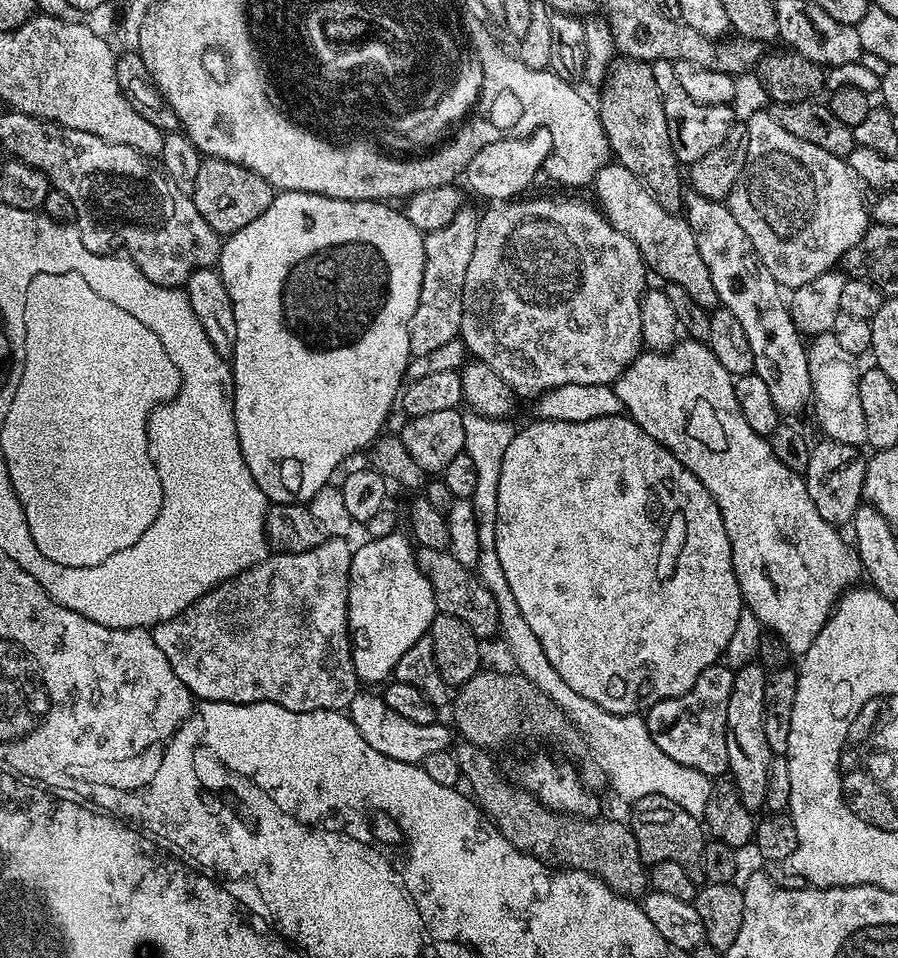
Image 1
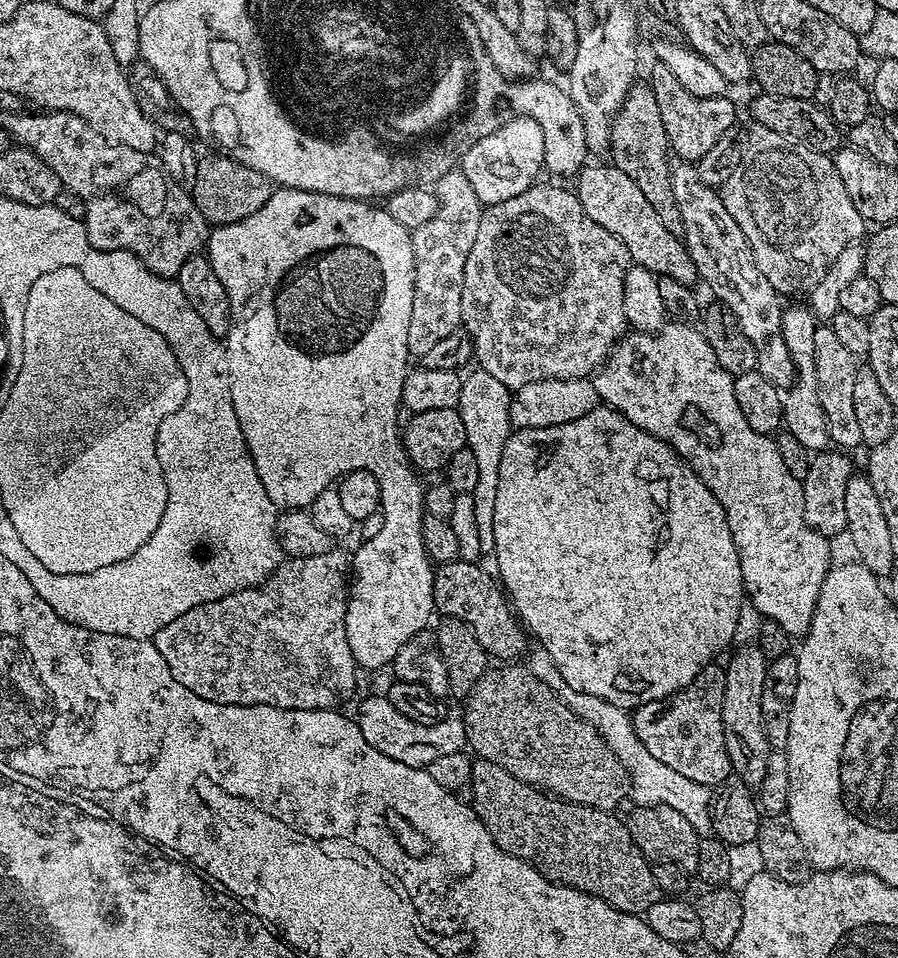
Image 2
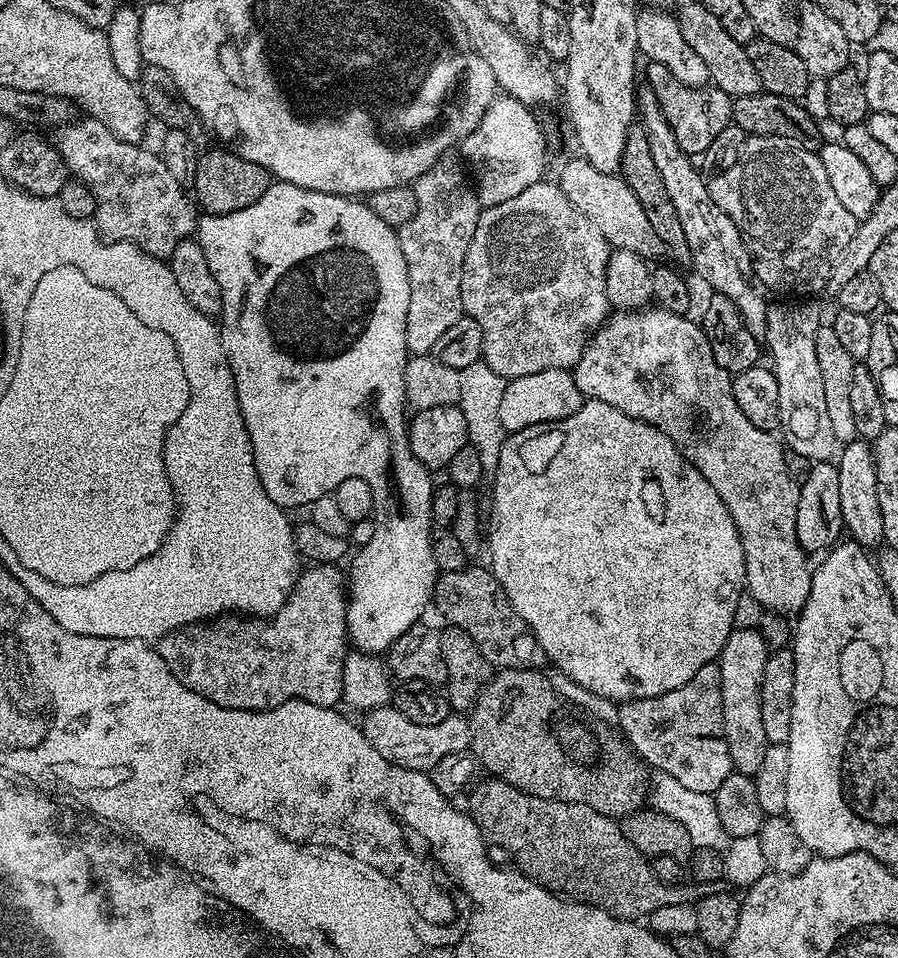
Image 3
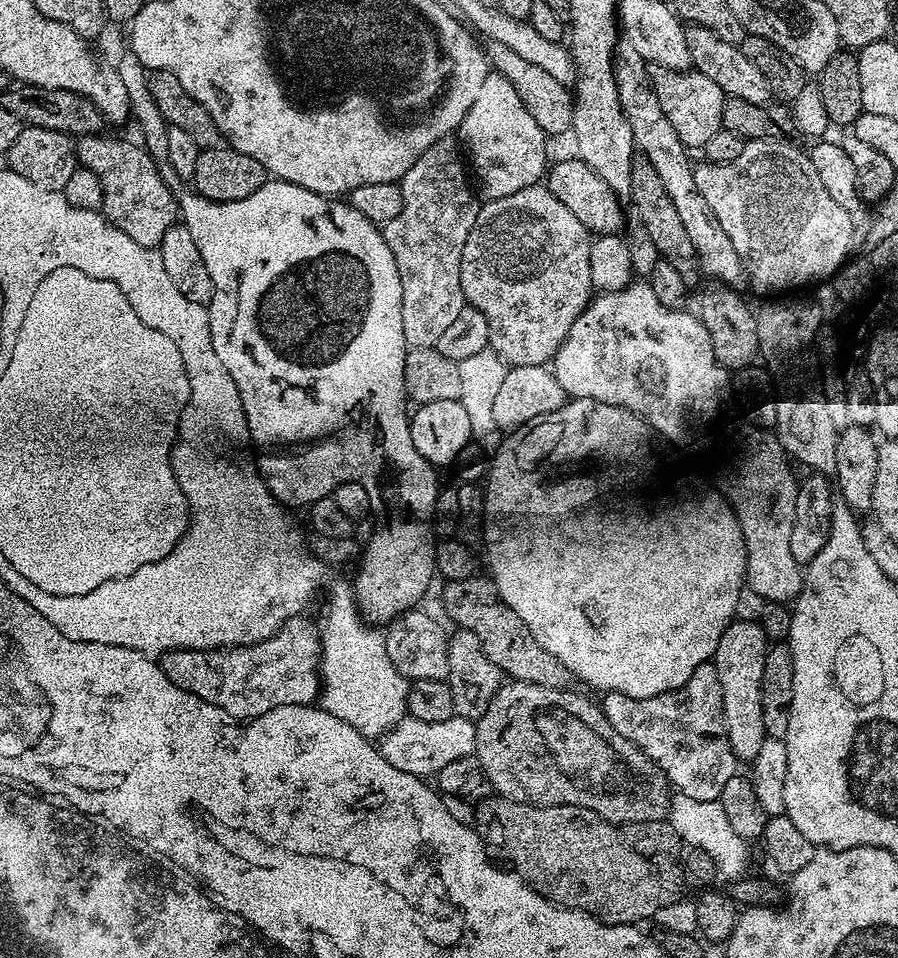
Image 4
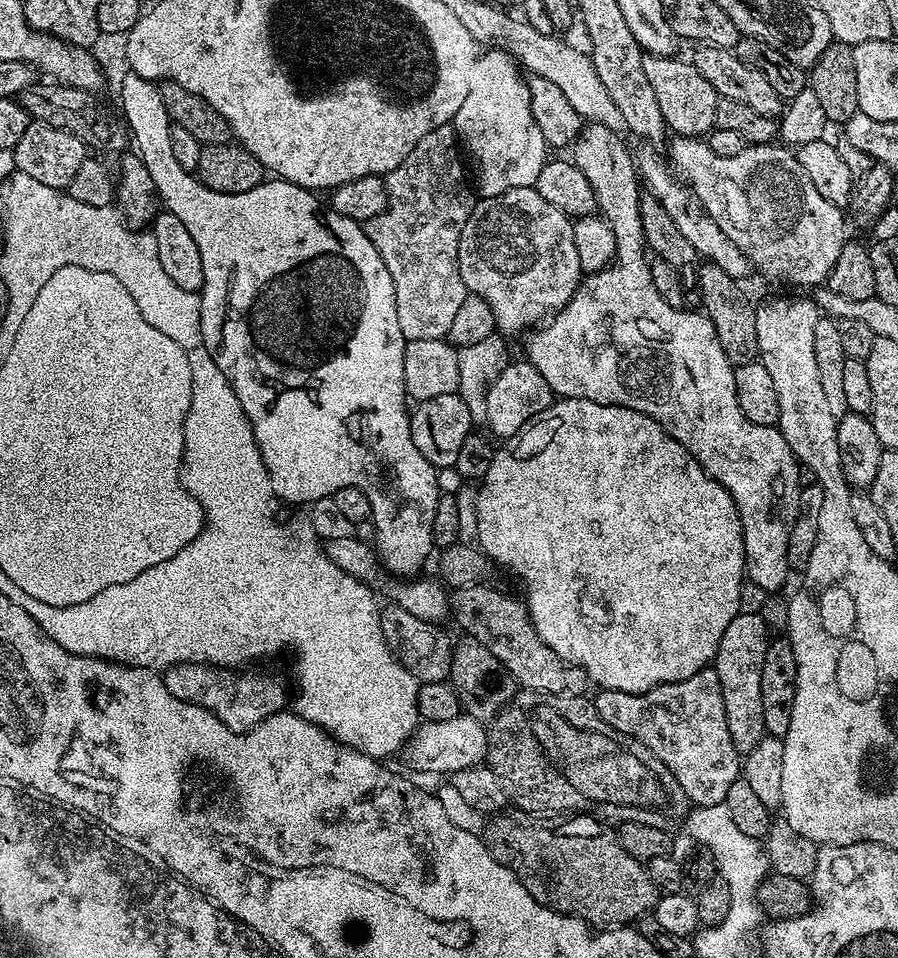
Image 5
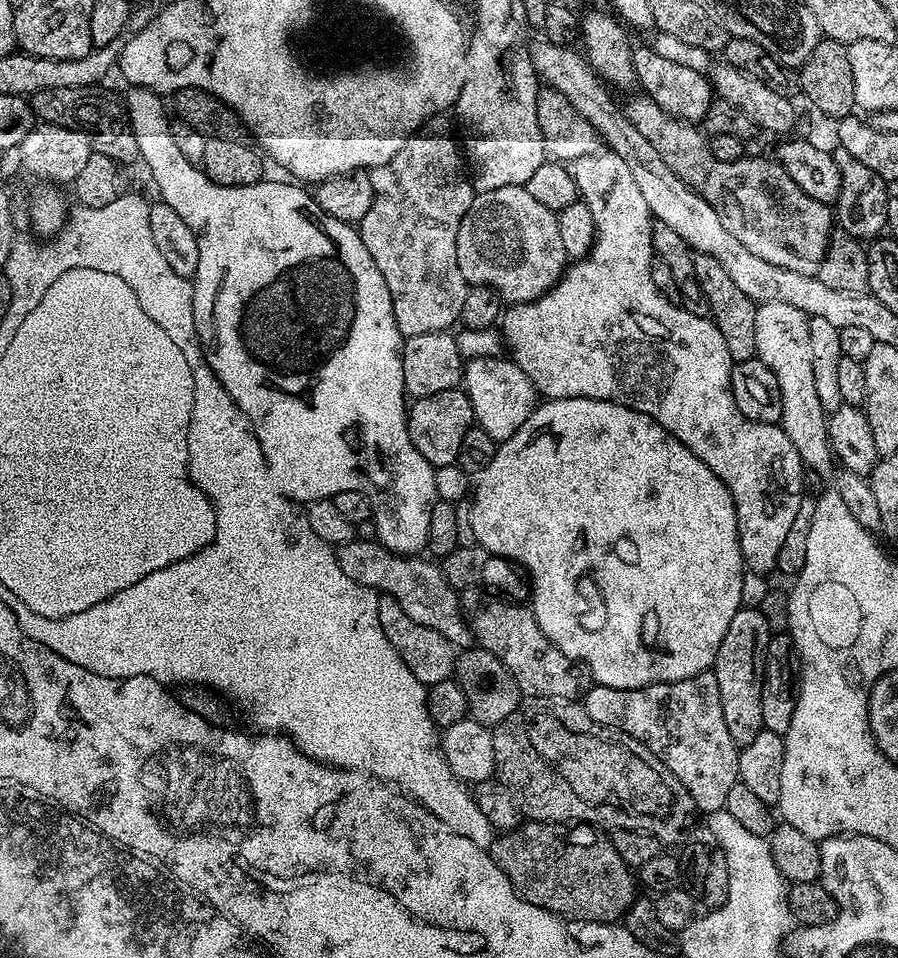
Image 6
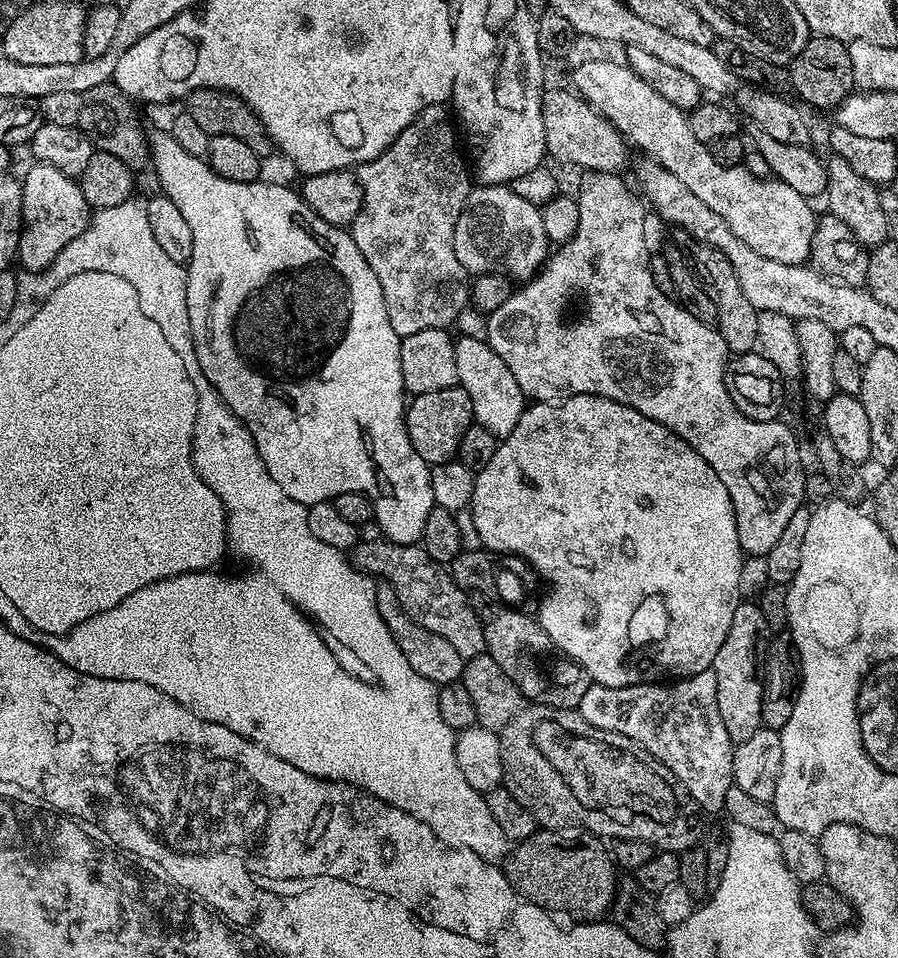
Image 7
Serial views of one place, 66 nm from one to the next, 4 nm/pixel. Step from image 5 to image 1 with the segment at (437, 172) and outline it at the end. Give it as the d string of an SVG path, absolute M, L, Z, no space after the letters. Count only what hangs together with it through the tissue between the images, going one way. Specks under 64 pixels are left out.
M465 206L442 230L434 230L424 237L424 273L418 310L410 322L410 350L413 356L430 354L445 342L457 339L462 322L462 286L466 282L466 269L470 267L470 254L474 254L477 213Z

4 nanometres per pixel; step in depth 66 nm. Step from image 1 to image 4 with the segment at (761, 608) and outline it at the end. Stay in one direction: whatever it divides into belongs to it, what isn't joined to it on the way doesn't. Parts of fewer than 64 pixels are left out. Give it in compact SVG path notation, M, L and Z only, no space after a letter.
M633 282L617 292L600 292L593 295L588 305L584 307L584 313L576 319L574 326L570 326L566 338L550 361L550 367L552 373L558 378L558 384L562 386L565 397L574 400L591 398L598 402L606 402L610 406L618 406L619 408L630 410L633 414L640 417L656 433L657 437L664 439L665 436L670 443L677 444L678 447L685 448L686 451L693 452L696 456L701 456L712 467L713 474L720 479L720 484L718 483L719 491L724 499L732 505L734 514L742 526L742 534L746 542L746 554L748 555L747 587L753 588L767 602L788 604L795 601L796 597L800 595L800 587L804 585L804 572L802 571L802 565L794 562L794 554L790 554L790 530L794 530L794 502L796 501L796 489L798 487L792 473L792 465L775 435L769 434L756 426L739 428L732 421L732 412L728 409L730 373L728 369L718 362L718 358L714 358L714 345L710 343L710 334L706 334L706 326L700 321L699 315L692 313L691 316L688 310L662 306L662 302L658 302L658 298L654 295L654 290L650 290L647 282L640 282L640 284L639 282Z

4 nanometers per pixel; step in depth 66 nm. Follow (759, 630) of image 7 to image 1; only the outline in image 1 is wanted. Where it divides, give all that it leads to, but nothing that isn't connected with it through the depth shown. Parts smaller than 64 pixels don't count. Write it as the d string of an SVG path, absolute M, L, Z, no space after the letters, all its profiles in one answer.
M751 662L735 669L734 690L730 690L730 706L726 706L726 750L728 772L742 798L742 806L756 814L766 802L766 778L770 778L770 762L774 753L766 742L764 721L764 695L766 670L758 662Z

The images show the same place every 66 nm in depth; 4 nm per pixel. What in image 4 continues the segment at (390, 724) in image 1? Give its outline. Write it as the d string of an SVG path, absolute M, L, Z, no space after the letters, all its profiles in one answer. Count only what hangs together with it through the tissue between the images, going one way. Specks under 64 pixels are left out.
M461 716L446 718L446 722L418 722L411 718L398 721L390 731L379 737L378 747L381 754L398 770L421 778L435 777L442 766L458 762L458 758L472 756L476 751L476 725Z

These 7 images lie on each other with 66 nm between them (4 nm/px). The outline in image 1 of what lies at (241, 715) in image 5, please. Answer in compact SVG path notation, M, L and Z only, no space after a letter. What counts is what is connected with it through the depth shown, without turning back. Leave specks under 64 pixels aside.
M325 538L314 550L305 553L269 554L261 564L247 568L242 574L230 578L212 588L202 598L198 598L182 614L170 618L166 622L155 625L151 629L154 642L162 654L166 654L166 662L170 662L170 670L182 678L182 682L200 700L213 700L214 702L230 702L231 704L253 704L254 702L274 702L278 706L286 706L286 710L295 712L344 712L350 706L358 691L358 681L354 662L352 661L352 637L348 630L348 586L352 574L352 558L354 549L348 545L344 538Z

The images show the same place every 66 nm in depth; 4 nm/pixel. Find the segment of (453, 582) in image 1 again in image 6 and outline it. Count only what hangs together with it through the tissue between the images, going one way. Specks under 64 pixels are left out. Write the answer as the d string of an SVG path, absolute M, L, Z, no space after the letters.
M466 588L459 593L460 611L471 629L475 643L485 648L518 682L525 697L545 696L555 700L576 700L590 687L590 673L583 664L571 660L546 634L534 618L531 607L511 604L511 599L501 598L482 588Z

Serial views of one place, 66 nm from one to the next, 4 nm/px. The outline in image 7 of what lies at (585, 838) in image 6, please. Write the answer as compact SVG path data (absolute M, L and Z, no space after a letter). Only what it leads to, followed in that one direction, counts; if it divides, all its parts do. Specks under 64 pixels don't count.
M537 830L533 836L519 841L509 851L502 864L502 871L508 877L510 886L524 900L537 904L549 914L561 912L572 920L592 920L596 922L600 916L612 907L612 900L616 896L618 883L617 865L614 863L609 849L603 848L601 841L591 834L565 834L560 830Z

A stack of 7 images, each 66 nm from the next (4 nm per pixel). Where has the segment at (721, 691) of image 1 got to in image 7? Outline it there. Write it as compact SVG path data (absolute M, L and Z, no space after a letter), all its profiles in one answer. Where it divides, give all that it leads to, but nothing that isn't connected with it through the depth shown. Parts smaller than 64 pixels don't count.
M711 670L699 672L693 676L673 679L671 682L649 682L647 684L631 684L630 686L606 686L595 682L589 683L586 694L582 694L582 702L578 709L582 718L590 722L590 726L598 726L598 730L610 730L614 734L622 734L638 746L642 746L694 798L701 813L724 812L726 794L734 787L732 782L732 749L734 747L730 734L726 734L726 726L722 723L722 714L718 714L718 682Z

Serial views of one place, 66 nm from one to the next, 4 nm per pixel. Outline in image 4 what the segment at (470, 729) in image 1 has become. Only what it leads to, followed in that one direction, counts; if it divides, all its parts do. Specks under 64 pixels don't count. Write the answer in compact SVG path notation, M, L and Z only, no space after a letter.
M509 679L507 682L501 683L494 698L490 698L490 706L486 706L486 714L482 714L482 718L475 721L476 751L474 758L482 766L486 778L490 778L493 789L501 796L523 804L541 804L542 806L561 804L562 806L589 808L596 816L601 816L603 820L608 820L617 826L665 819L668 815L668 809L672 806L673 793L670 791L668 780L664 777L664 771L647 754L638 750L638 746L634 746L634 742L622 738L622 734L618 734L618 730L614 730L614 726L610 726L610 722L606 722L603 707L599 703L591 704L586 697L579 696L578 693L572 691L538 686L534 682L526 682L525 680Z

